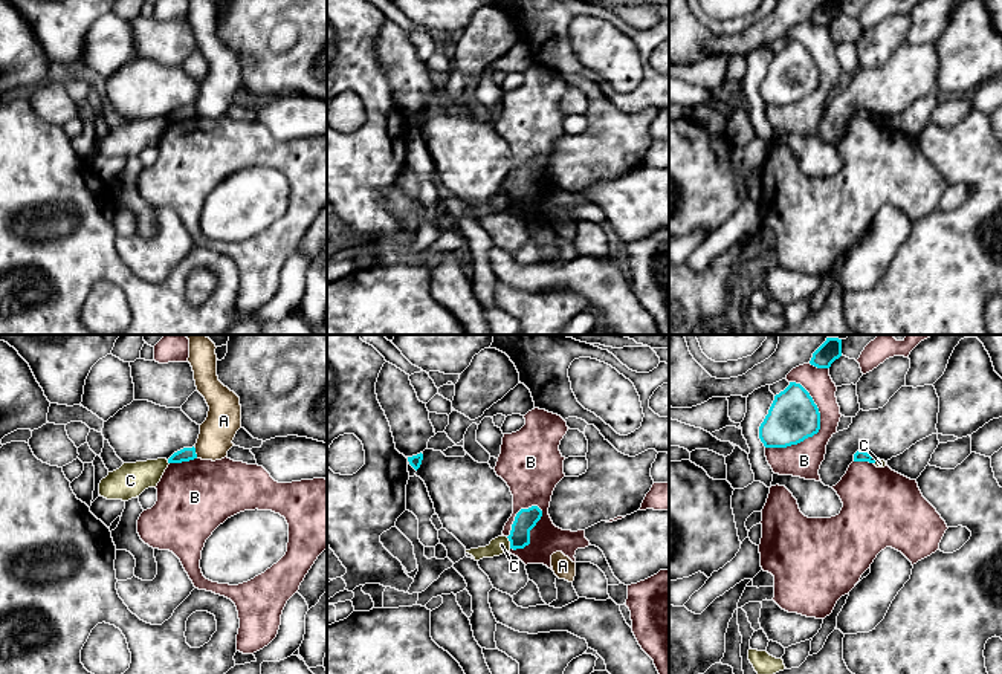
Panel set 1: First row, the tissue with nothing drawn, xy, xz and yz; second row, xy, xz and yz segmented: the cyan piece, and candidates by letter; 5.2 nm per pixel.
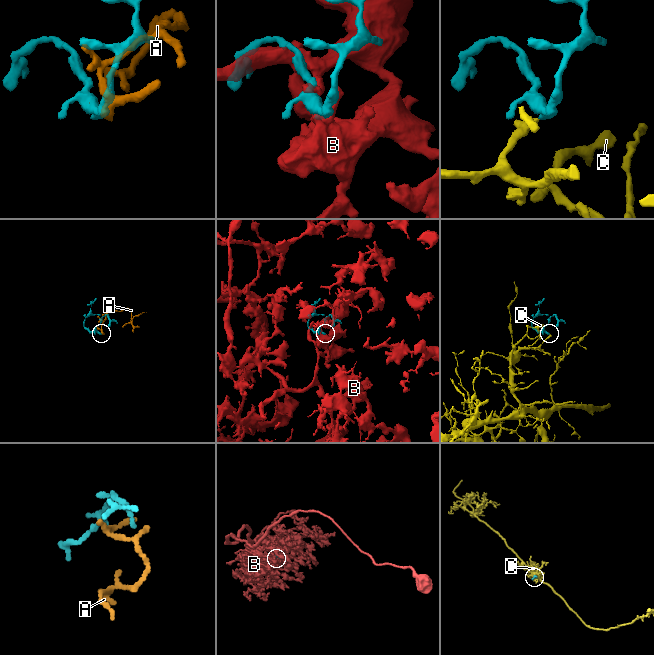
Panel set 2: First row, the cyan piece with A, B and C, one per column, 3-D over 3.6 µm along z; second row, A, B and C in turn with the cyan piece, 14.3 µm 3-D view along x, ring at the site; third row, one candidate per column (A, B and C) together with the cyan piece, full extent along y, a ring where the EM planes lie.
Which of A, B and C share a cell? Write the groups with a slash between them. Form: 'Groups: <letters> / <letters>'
Groups: A / B / C

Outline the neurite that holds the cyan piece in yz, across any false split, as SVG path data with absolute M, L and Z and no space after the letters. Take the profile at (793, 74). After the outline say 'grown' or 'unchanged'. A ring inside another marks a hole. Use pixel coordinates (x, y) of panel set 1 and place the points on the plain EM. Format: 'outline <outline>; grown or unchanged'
outline M796 40L774 53L759 84L765 105L787 105L813 95L820 87L820 70L810 50Z; unchanged

